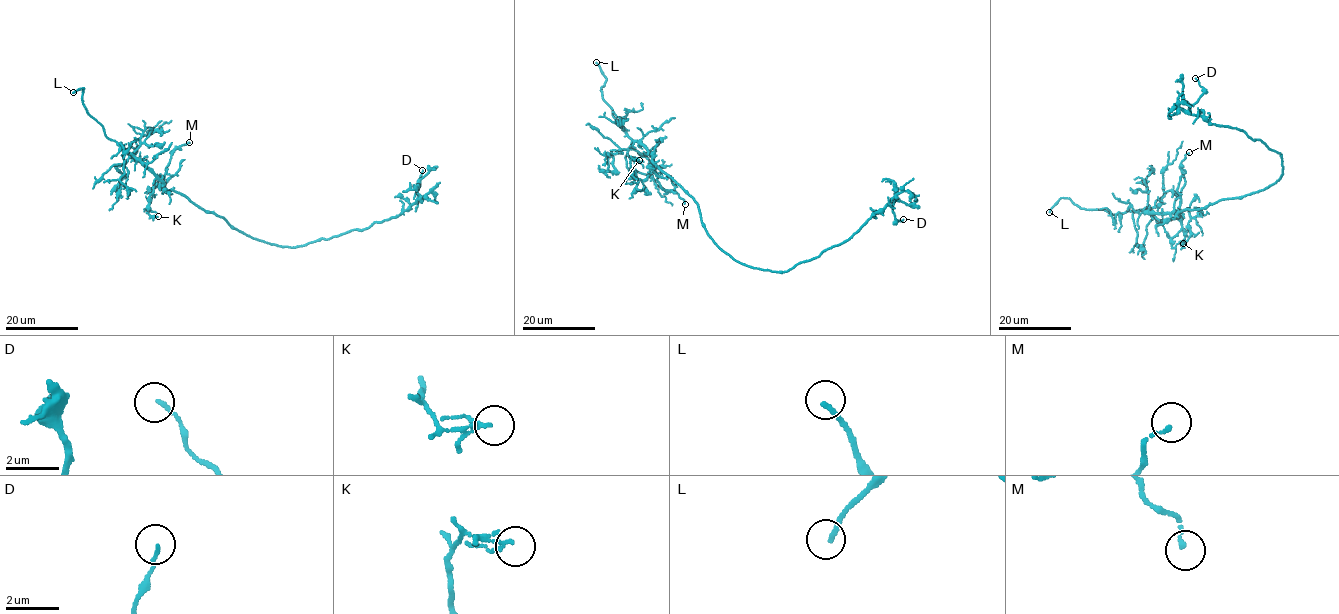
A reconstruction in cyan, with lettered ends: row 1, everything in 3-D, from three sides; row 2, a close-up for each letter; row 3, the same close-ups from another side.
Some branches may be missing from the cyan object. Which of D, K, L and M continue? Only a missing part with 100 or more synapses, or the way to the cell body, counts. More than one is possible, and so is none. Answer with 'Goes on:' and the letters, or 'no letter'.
Goes on: L

